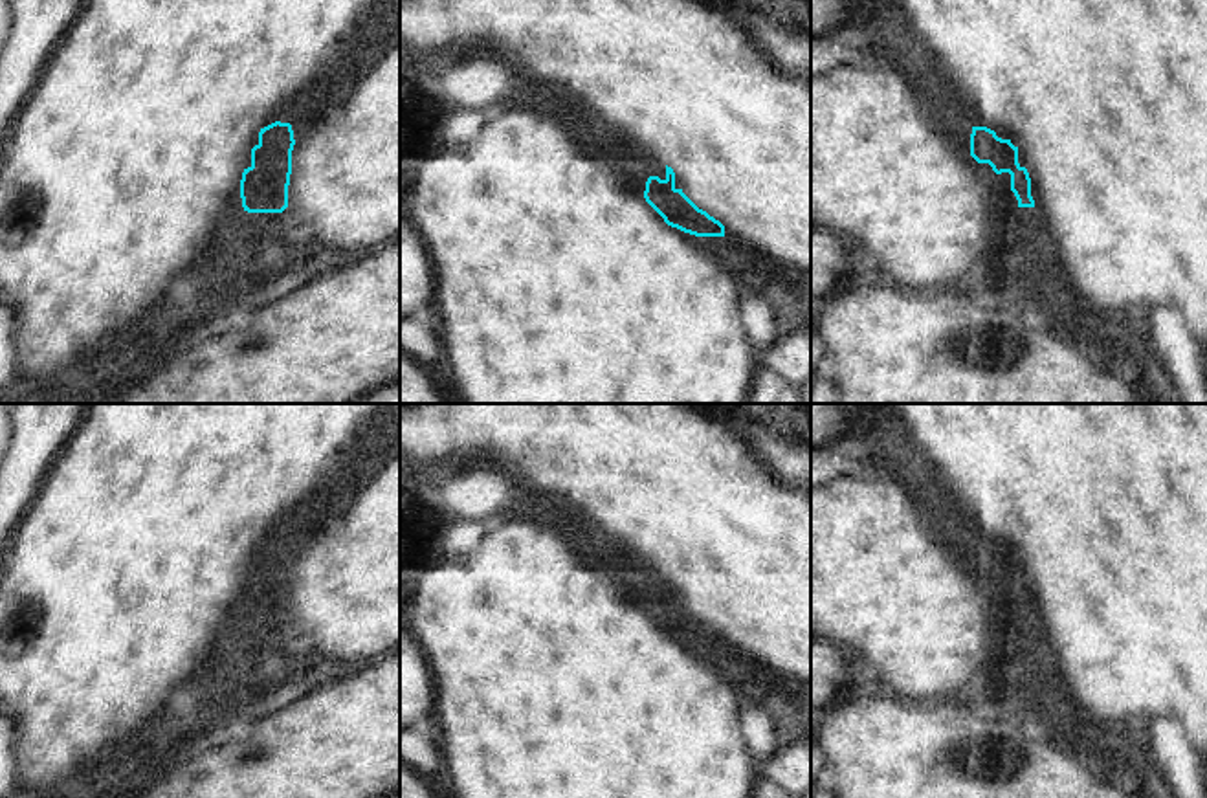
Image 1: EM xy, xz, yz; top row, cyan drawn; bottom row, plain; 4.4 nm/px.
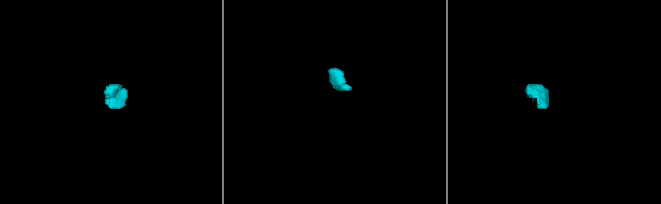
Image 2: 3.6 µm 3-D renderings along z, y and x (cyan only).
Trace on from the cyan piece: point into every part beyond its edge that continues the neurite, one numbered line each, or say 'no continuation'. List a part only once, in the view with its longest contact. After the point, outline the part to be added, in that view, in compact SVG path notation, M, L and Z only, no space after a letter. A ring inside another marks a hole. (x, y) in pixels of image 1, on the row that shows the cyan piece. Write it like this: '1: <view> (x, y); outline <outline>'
1: xz (556, 285); outline M512 101L490 114L486 127L468 147L446 149L438 145L420 154L420 158L415 161L413 189L409 198L404 202L404 209L413 216L424 238L429 242L429 253L437 264L438 301L444 319L444 349L464 404L752 404L754 383L763 369L758 356L761 339L741 323L739 290L732 273L732 262L704 238L668 226L644 196L626 191L618 176L602 163L592 161L587 154L574 154L569 158L561 149L561 125L561 117L550 112L547 106Z

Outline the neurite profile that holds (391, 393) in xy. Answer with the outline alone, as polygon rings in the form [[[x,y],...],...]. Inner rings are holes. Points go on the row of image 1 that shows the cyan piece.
[[[400,382],[378,389],[354,404],[400,404]]]

